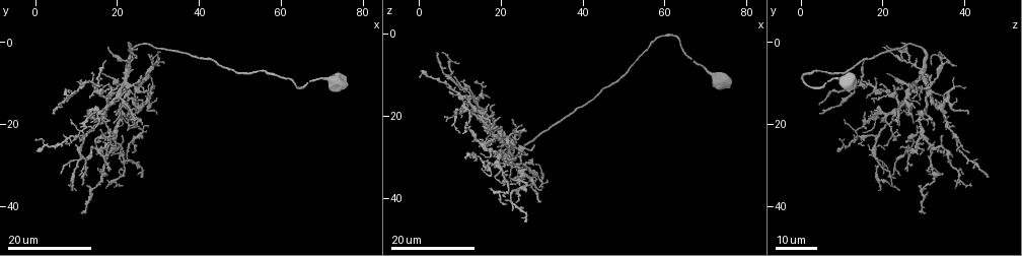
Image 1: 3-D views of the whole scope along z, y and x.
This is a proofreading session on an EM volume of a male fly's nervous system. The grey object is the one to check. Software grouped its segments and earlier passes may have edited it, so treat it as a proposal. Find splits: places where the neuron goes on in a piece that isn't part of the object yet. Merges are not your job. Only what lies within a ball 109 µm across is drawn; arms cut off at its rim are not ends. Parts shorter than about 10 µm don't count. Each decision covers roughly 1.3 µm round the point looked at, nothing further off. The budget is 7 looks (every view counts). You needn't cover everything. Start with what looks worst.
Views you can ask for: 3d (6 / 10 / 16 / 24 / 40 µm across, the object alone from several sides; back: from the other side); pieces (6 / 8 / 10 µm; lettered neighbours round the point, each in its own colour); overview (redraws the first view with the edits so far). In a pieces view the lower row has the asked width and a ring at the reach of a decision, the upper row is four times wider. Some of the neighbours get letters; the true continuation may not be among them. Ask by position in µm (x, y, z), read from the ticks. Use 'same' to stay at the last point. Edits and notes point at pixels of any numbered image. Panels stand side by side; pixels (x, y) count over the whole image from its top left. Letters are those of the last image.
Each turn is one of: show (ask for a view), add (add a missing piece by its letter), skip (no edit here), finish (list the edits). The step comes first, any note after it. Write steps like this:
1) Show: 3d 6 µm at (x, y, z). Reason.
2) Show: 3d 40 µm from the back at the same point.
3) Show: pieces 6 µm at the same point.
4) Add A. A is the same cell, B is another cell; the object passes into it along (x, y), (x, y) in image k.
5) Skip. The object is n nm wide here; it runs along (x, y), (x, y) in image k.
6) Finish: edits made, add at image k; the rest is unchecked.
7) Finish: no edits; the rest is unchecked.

Show: 3d 24 µm at (1.0, 26.0, 9.5). Free end.

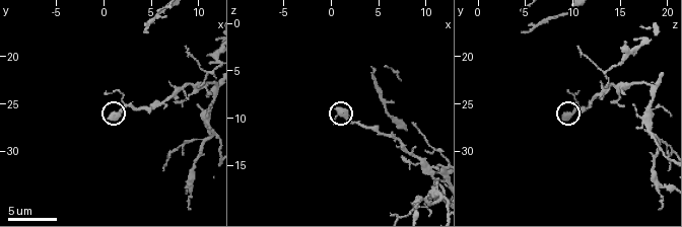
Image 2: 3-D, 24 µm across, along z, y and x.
Show: pieces 10 µm at (0.8, 26.6, 9.0).

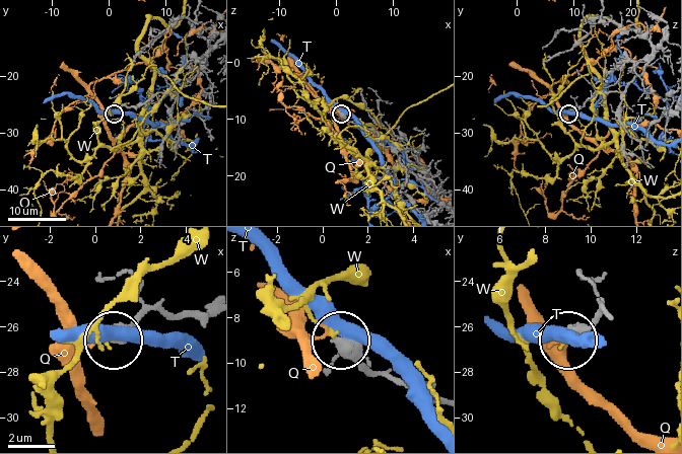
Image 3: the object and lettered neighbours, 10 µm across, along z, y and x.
Skip. Q, T and W are other cells; it runs along (203, 312), (150, 310), (118, 337) in image 3; none of them fits.

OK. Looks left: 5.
Show: 3d 24 µm at (26.5, 20.0, 23.0). Branch stops here.

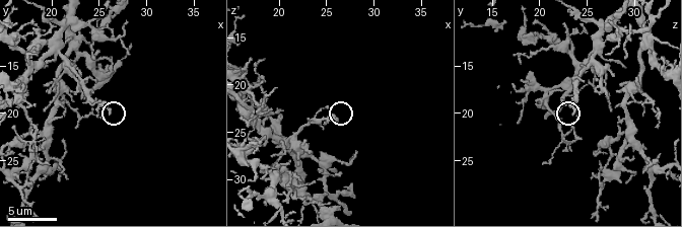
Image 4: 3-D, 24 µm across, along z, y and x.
Show: pieces 8 µm at (26.2, 19.8, 23.8).

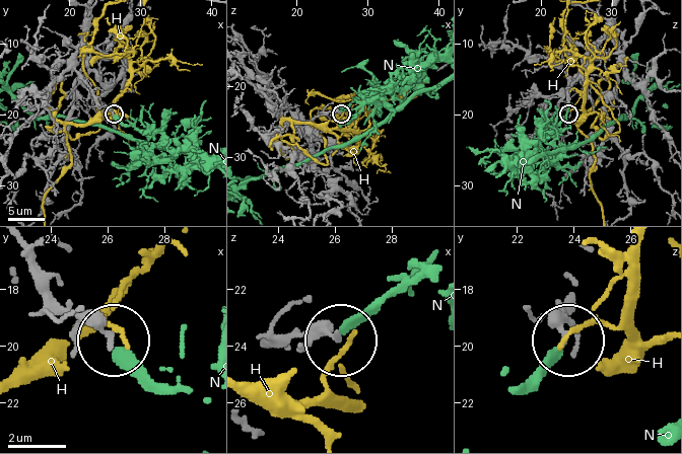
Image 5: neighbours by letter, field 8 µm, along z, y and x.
Skip. H and N are other cells; it runs along (276, 346), (298, 333), (339, 337) in image 5; no lettered piece goes on from it.

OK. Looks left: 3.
Show: 3d 16 µm at (16.5, 21.5, 23.5). Branch stops here.

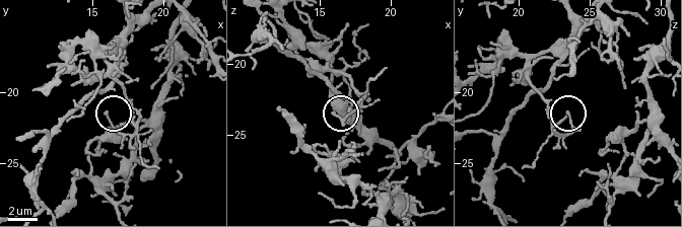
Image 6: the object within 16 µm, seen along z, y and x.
Show: pieces 6 µm at (16.2, 21.6, 23.6).

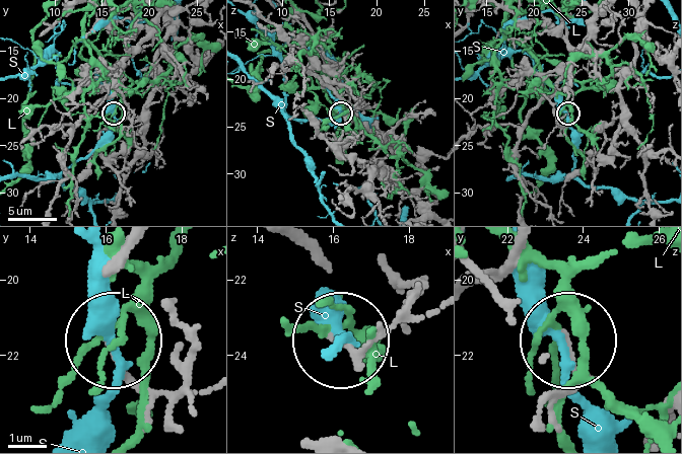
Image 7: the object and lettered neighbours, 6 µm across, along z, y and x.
Skip. L and S are other cells; it runs along (547, 389), (572, 380), (569, 345) in image 7; no lettered piece goes on from it.

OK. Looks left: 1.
Show: pieces 8 µm at (23.2, 18.4, 27.0). Free end.

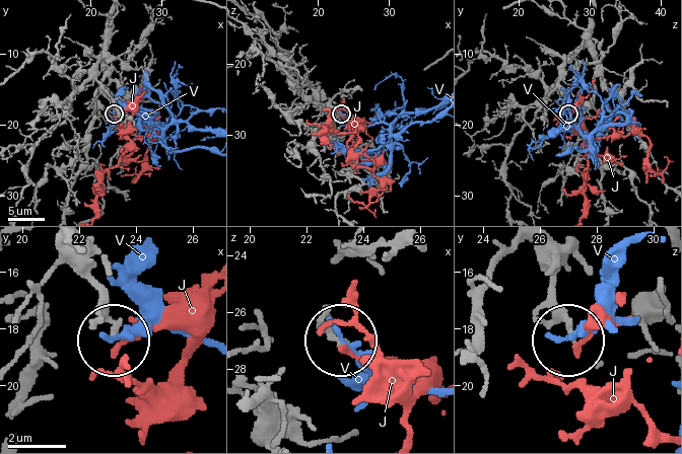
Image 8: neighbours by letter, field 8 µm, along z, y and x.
Skip. J and V are other cells; no lettered piece goes on from it.

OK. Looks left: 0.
Finish: no edits; the rest is unchecked.

